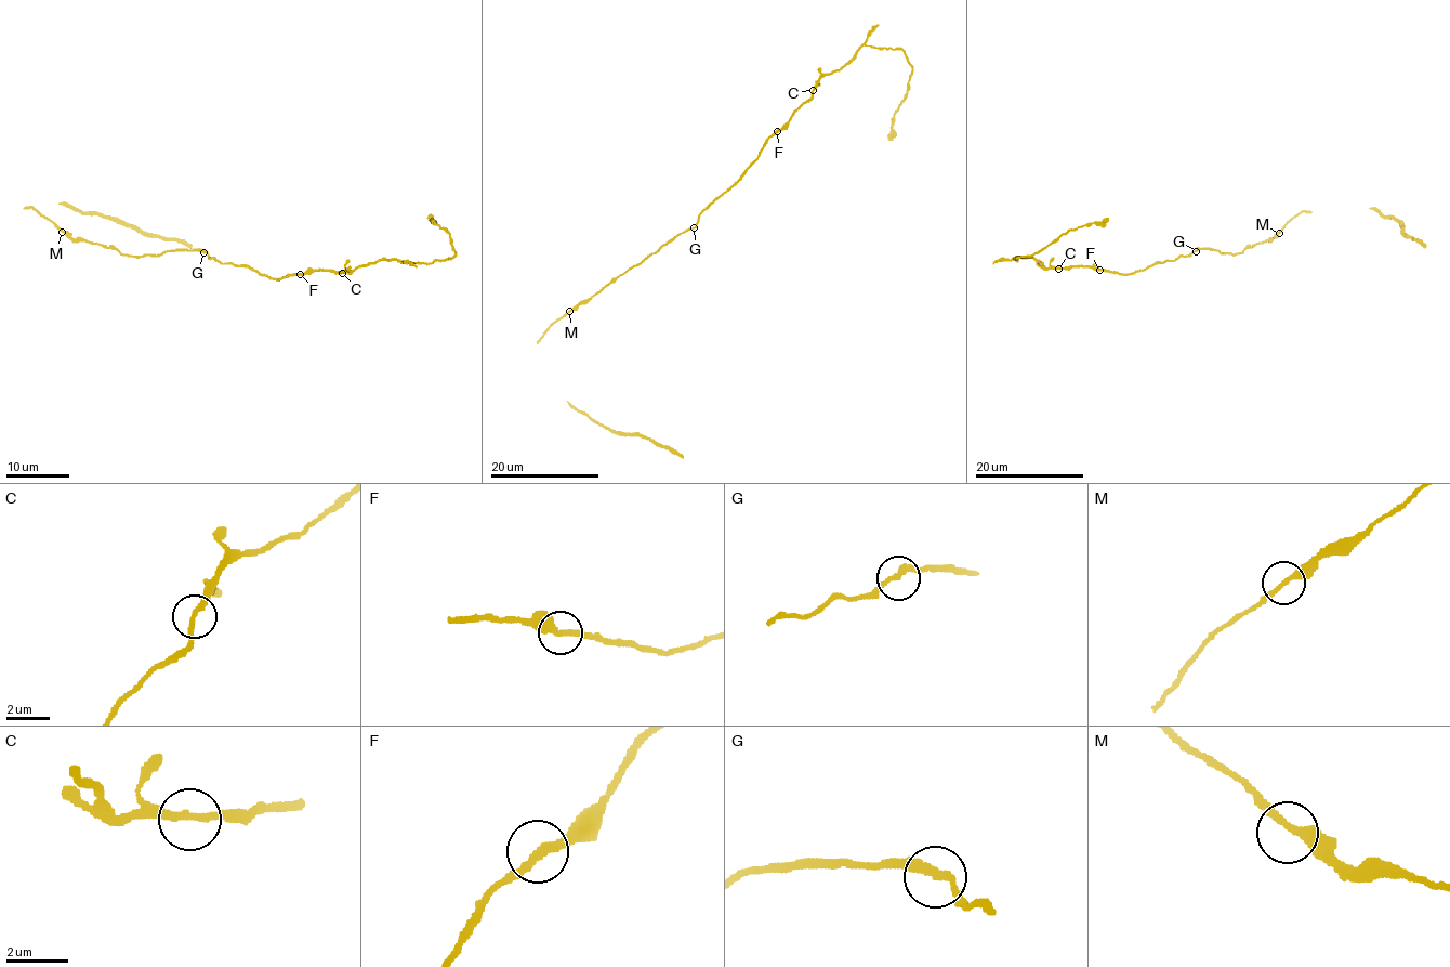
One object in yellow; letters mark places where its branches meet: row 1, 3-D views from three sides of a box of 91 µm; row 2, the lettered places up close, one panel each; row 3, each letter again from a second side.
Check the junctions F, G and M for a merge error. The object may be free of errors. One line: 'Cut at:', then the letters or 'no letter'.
Cut at: F

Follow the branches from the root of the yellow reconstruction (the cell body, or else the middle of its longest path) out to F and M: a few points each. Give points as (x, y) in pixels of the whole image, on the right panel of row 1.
F: (1196, 249), (1174, 260), (1156, 262), (1144, 270), (1128, 274), (1099, 270)
M: (1196, 249), (1241, 253), (1248, 247), (1269, 242), (1279, 233)

